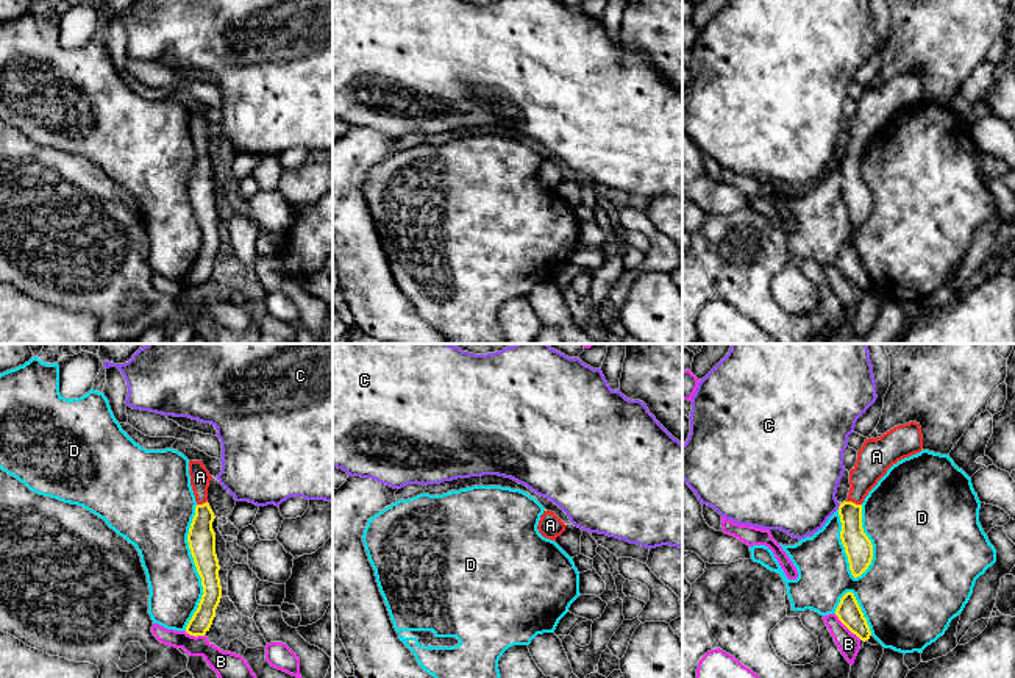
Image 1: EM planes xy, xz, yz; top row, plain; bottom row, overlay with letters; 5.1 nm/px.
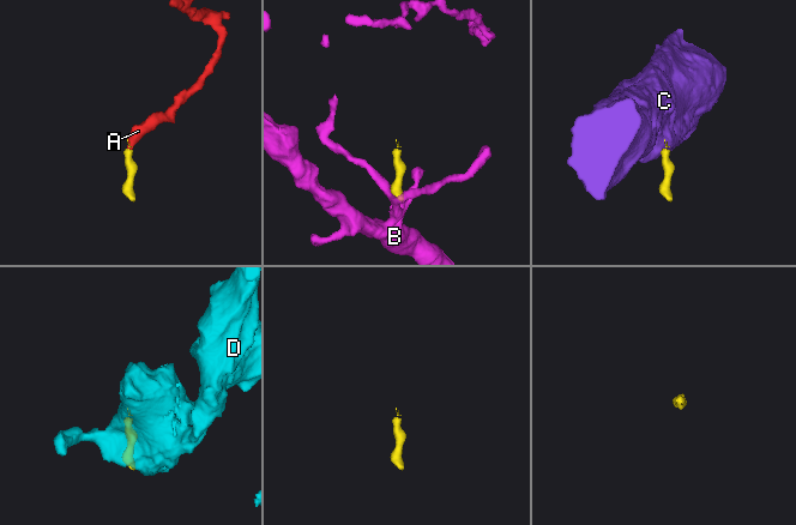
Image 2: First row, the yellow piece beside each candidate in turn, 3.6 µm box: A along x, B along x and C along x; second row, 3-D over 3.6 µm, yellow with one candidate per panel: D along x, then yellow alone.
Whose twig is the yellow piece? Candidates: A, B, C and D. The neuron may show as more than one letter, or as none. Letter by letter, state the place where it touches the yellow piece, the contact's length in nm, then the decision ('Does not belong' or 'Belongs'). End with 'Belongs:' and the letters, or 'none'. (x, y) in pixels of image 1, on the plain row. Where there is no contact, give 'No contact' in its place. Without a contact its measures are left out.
A: Touches yellow at yz (854, 153). Shared border 80 nm. Belongs
B: Touches yellow at yz (848, 278). Shared border 190 nm. Does not belong
C: Touches yellow at yz (839, 157). Shared border 40 nm. Does not belong
D: Touches yellow at yz (870, 192). Shared border 380 nm. Does not belong
Belongs: A

